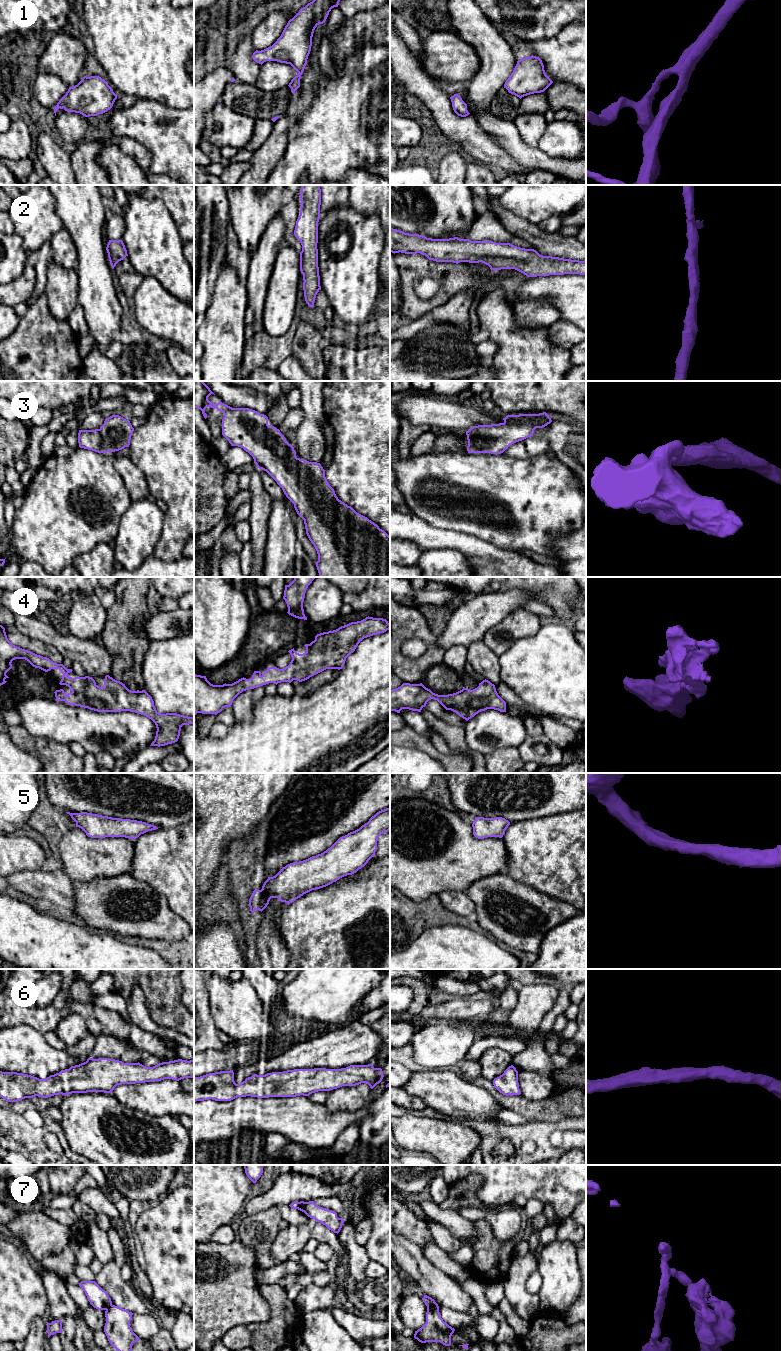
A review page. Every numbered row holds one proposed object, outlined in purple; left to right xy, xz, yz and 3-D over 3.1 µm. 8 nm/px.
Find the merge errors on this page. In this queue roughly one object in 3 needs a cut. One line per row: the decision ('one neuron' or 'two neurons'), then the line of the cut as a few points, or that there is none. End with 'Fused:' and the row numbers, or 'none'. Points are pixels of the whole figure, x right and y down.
1: one neuron; cut none
2: one neuron; cut none
3: one neuron; cut none
4: one neuron; cut none
5: one neuron; cut none
6: one neuron; cut none
7: two neurons; cut yz (437, 1305), (431, 1305), (427, 1308)
Fused: 7

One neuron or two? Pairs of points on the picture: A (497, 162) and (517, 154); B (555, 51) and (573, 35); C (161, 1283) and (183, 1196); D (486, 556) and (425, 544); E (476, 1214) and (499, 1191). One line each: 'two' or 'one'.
A: two
B: one
C: one
D: one
E: two

